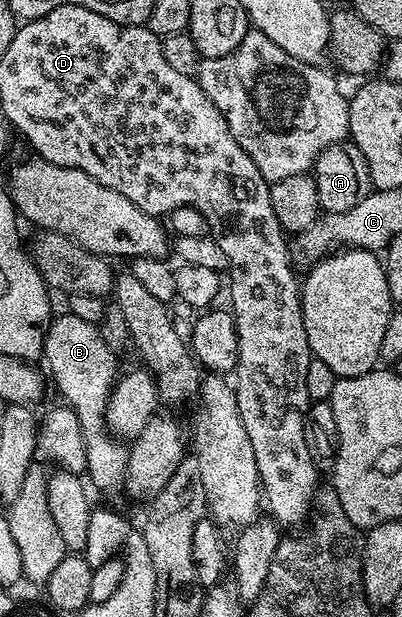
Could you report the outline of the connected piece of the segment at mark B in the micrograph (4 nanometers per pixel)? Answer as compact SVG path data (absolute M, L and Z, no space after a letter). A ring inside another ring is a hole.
M67 312L62 316L53 317L49 327L48 335L44 341L43 361L48 361L48 366L52 369L52 378L56 381L56 386L60 389L63 401L78 416L78 424L82 424L82 436L84 437L84 447L86 448L87 477L92 477L91 485L97 486L100 490L112 490L116 486L116 481L123 479L128 473L128 451L129 447L121 439L109 434L108 423L104 420L104 413L108 407L108 396L112 393L112 387L118 377L116 370L117 355L113 354L110 348L106 348L106 340L102 340L99 329L93 323L86 320L78 320L78 316Z

